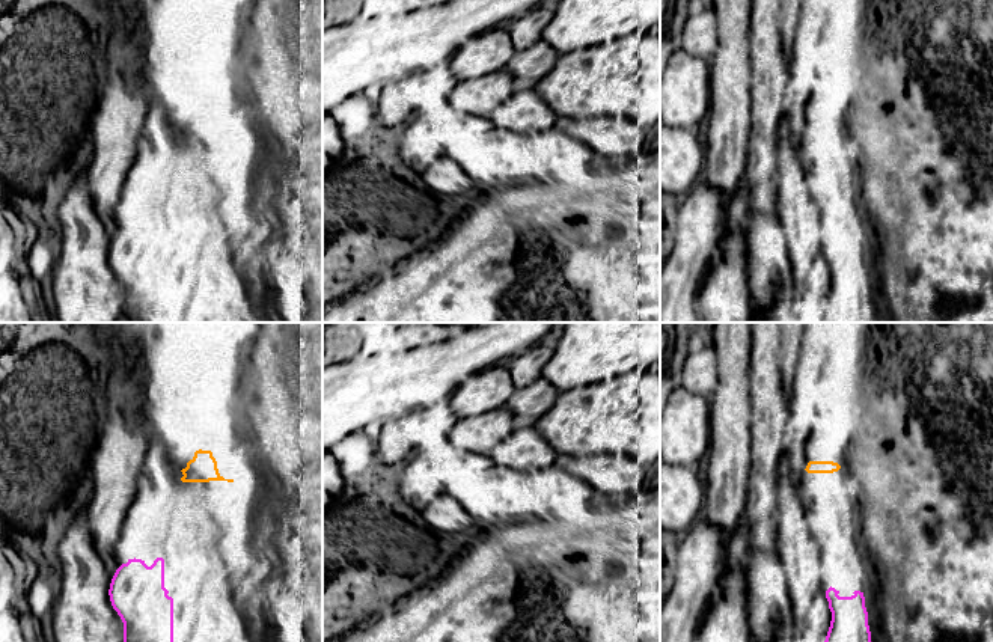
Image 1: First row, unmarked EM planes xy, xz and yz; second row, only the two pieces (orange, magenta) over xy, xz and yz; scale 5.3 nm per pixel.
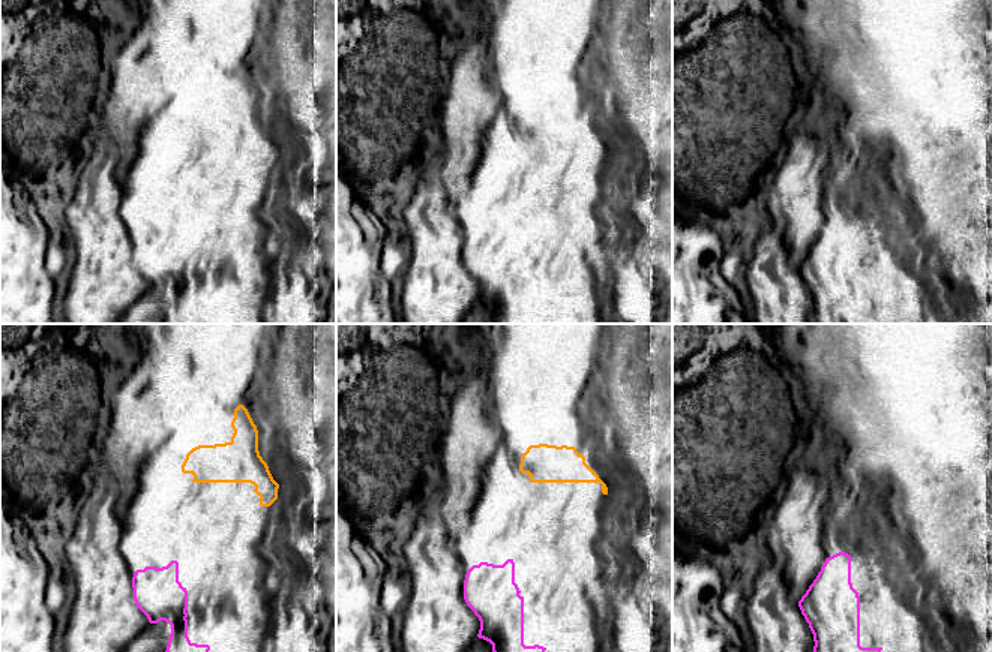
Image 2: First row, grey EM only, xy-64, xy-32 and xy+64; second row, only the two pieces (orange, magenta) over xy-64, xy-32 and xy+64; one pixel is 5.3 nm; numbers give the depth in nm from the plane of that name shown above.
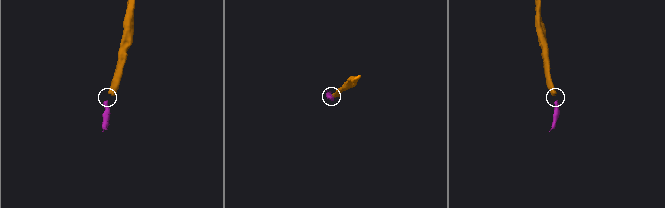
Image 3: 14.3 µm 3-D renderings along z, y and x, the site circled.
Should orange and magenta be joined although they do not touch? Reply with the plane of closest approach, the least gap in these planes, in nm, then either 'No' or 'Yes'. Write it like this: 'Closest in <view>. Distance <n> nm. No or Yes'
Closest in xy. Distance 420 nm. Yes

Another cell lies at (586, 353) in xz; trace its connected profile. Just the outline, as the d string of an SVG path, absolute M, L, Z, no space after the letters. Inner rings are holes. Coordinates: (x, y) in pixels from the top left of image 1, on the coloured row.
M565 323L564 335L541 377L559 392L589 386L660 362L660 323Z

